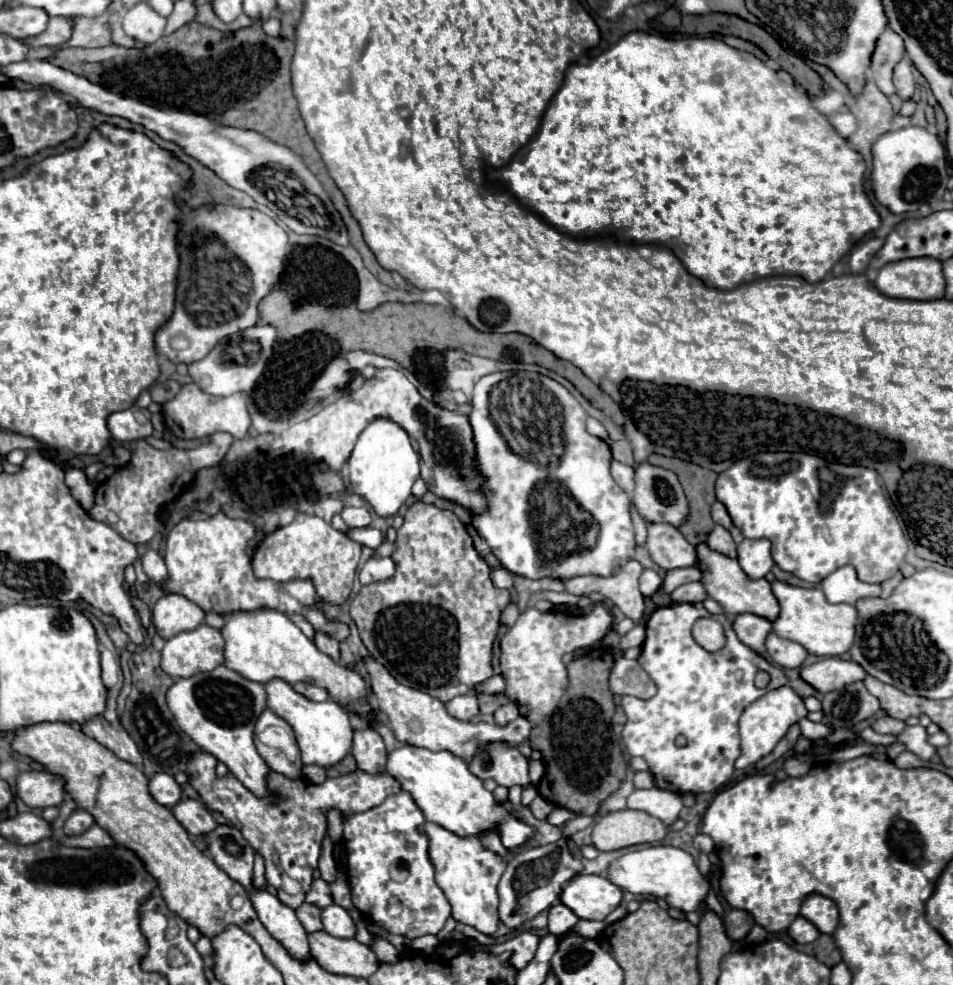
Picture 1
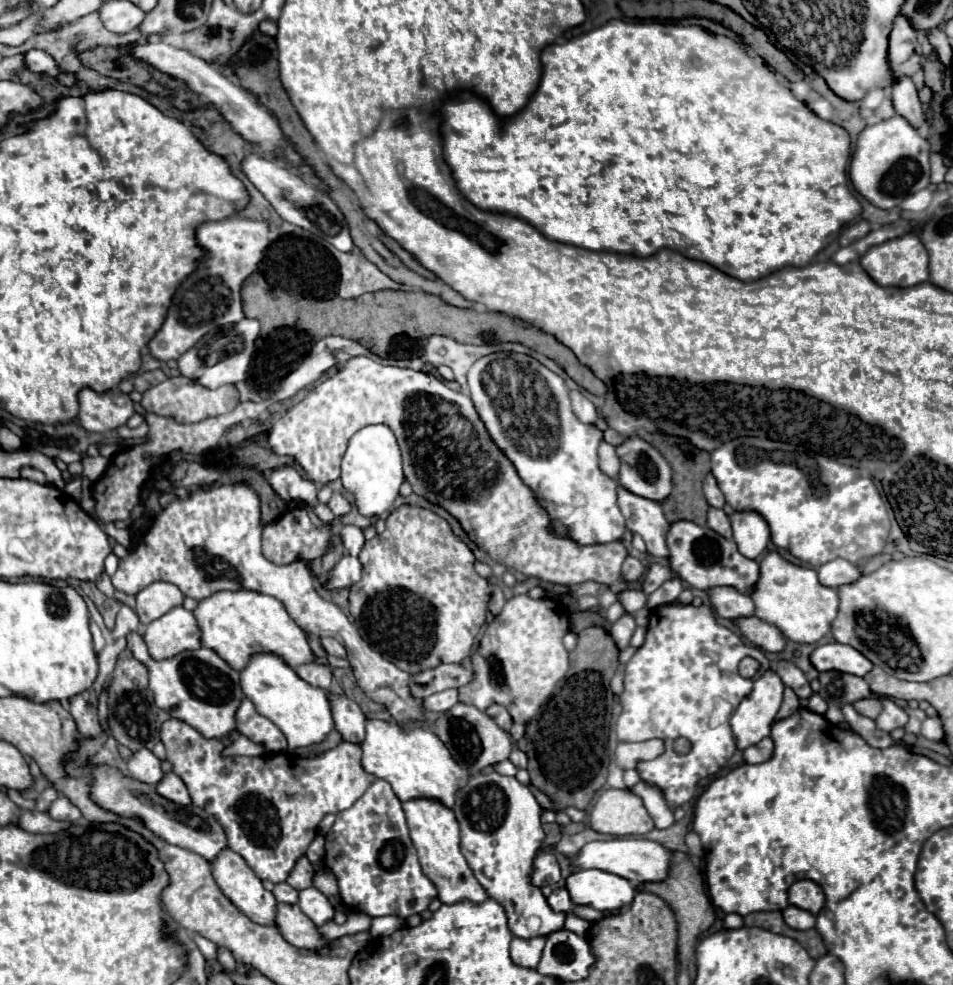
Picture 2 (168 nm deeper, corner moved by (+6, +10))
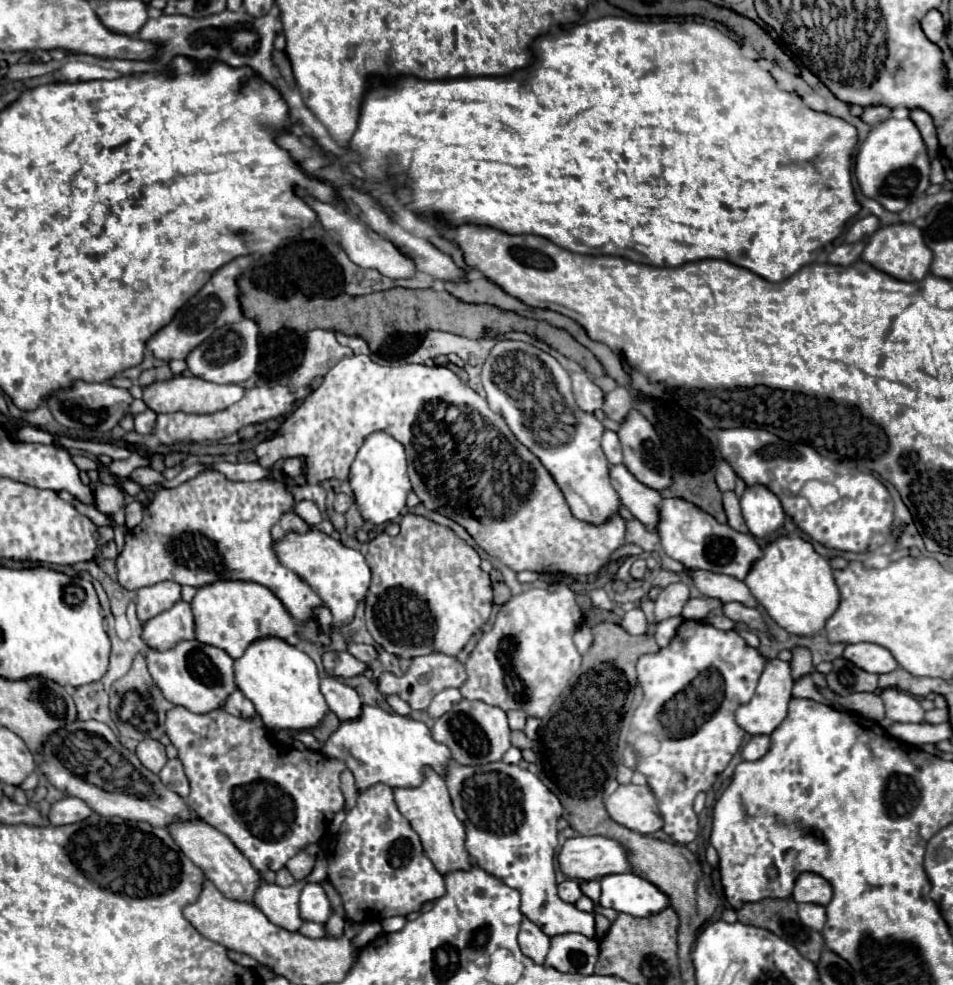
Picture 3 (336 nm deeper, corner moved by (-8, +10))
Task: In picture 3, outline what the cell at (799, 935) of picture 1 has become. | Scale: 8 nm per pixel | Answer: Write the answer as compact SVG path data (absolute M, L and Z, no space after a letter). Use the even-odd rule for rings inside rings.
M799 904L799 920L807 928L821 932L825 926L825 908L819 904Z

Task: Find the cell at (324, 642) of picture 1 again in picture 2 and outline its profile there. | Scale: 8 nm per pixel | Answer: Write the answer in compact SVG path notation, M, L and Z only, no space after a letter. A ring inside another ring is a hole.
M323 638L321 644L323 644L323 648L327 650L327 654L331 654L331 656L339 656L339 658L345 658L345 656L347 656L347 654L345 654L345 648L343 648L335 638Z

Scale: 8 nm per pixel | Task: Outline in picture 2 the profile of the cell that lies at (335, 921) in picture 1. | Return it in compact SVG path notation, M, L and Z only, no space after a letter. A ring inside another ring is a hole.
M317 888L299 890L299 902L297 902L297 906L317 926L321 926L321 924L325 924L327 920L333 918L333 906L331 906L331 902Z

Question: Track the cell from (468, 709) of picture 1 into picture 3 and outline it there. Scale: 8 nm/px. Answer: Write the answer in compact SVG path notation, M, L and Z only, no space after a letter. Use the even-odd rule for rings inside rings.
M447 688L447 690L439 692L439 694L433 698L433 702L429 704L427 712L429 712L431 718L439 718L439 716L443 716L445 712L449 712L455 704L459 704L461 700L463 700L463 696L461 696L461 692L459 692L457 688Z

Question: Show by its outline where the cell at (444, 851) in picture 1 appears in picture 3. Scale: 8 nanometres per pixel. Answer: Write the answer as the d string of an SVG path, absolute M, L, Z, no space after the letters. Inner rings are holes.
M425 768L425 780L421 786L395 788L395 802L399 812L409 820L411 828L419 834L425 854L441 874L447 874L447 870L467 870L467 866L471 866L471 856L465 850L465 828L453 812L447 784L439 774Z

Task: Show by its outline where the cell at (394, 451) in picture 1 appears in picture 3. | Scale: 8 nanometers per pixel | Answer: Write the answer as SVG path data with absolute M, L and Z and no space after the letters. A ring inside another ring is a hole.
M373 432L367 436L365 444L357 452L351 472L349 472L349 484L355 494L355 502L361 508L361 514L371 524L383 524L389 520L395 520L401 510L405 508L407 494L411 492L411 480L407 474L407 460L403 444L391 438L387 432Z

